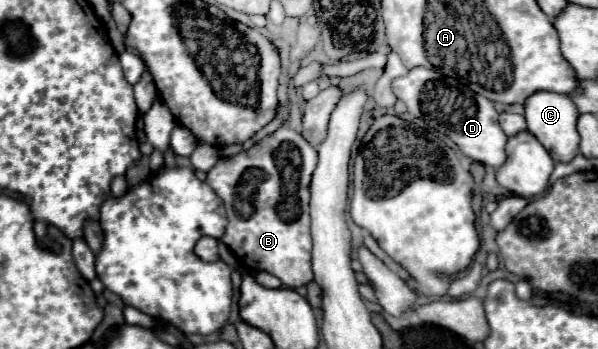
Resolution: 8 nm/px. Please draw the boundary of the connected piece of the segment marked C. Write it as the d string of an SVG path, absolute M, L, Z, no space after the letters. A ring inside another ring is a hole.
M538 91L532 97L528 97L526 105L526 123L528 131L546 147L550 157L558 163L568 163L576 157L578 153L578 131L576 131L576 119L578 119L578 109L574 101L568 95L560 93L550 93L550 91Z

